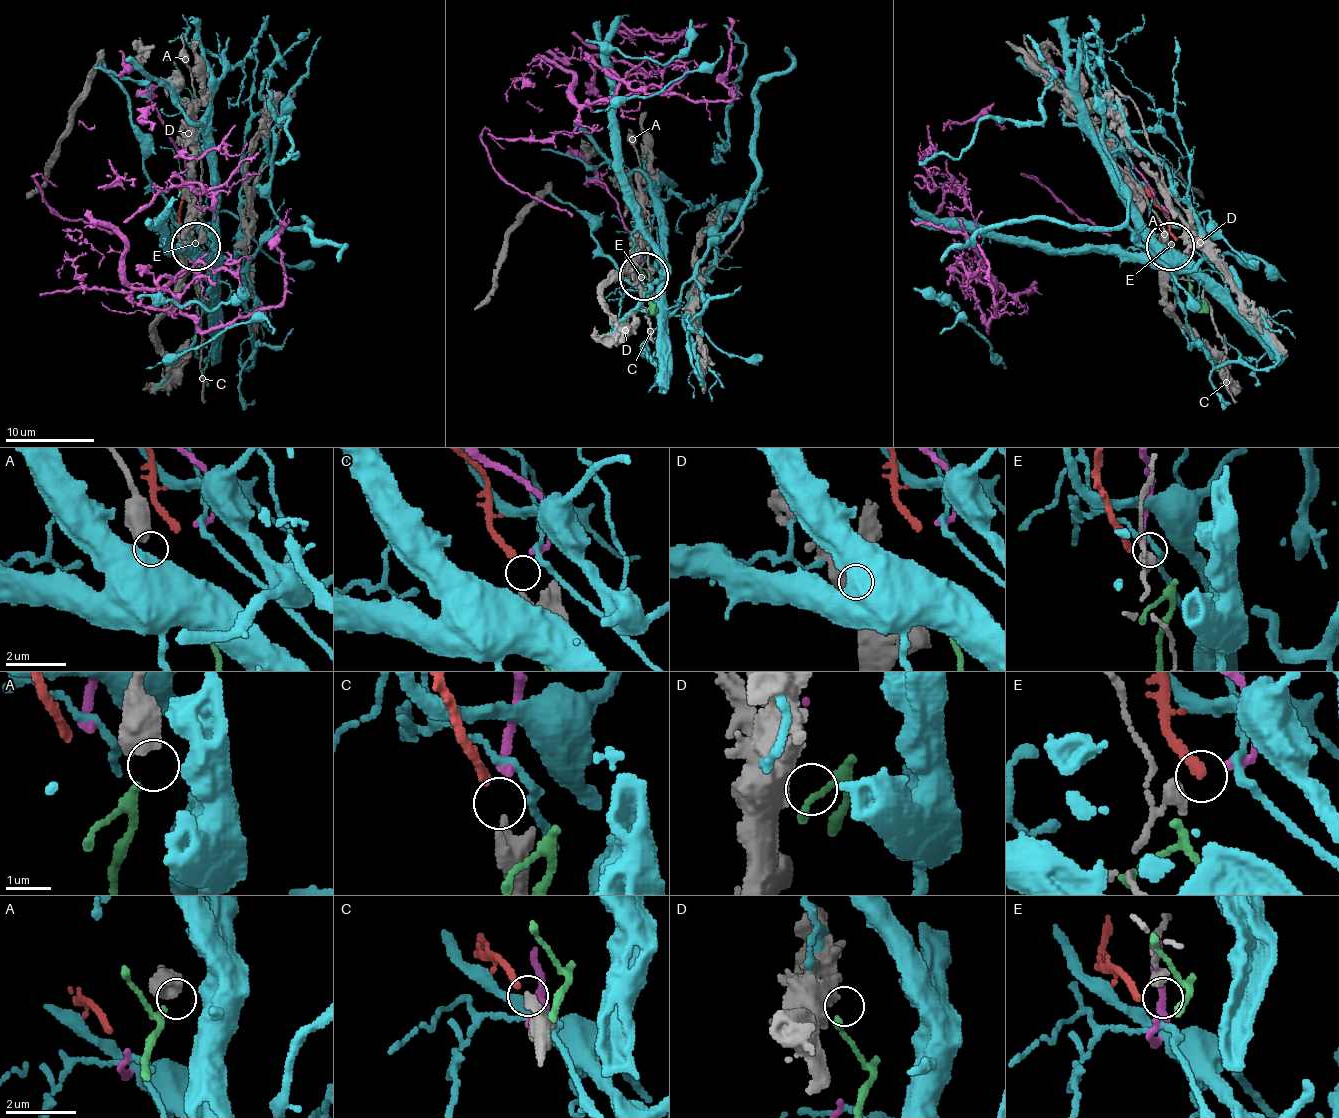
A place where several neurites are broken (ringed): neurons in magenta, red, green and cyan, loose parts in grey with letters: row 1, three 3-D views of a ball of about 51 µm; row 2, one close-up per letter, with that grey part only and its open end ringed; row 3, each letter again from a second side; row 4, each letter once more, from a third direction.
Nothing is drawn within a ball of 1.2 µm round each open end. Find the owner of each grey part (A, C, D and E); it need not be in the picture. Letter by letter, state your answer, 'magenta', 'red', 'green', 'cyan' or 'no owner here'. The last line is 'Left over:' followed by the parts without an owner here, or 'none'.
A: green
C: red
D: no owner here
E: magenta
Left over: D

